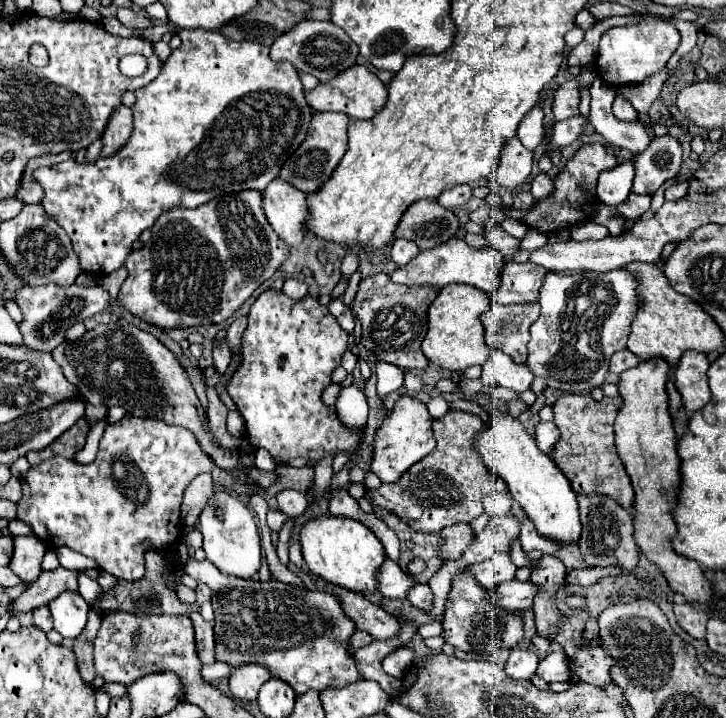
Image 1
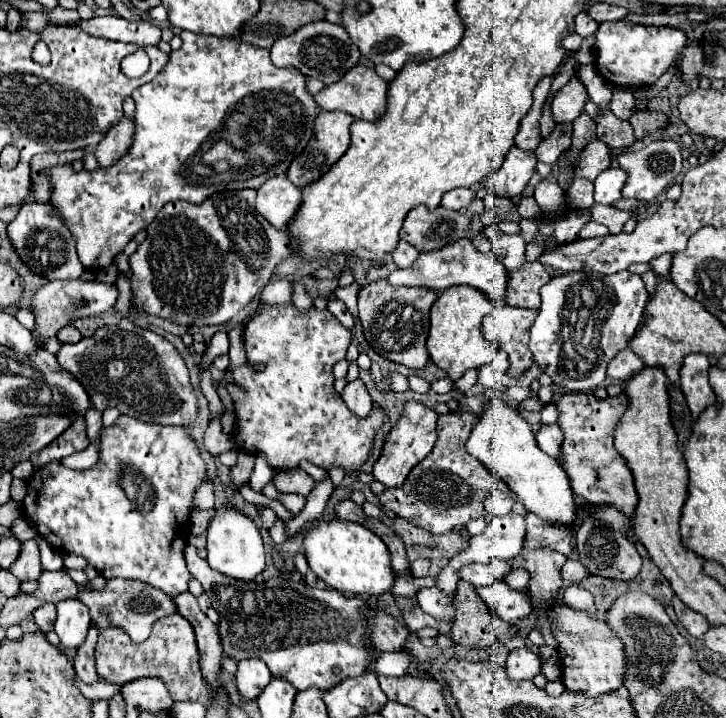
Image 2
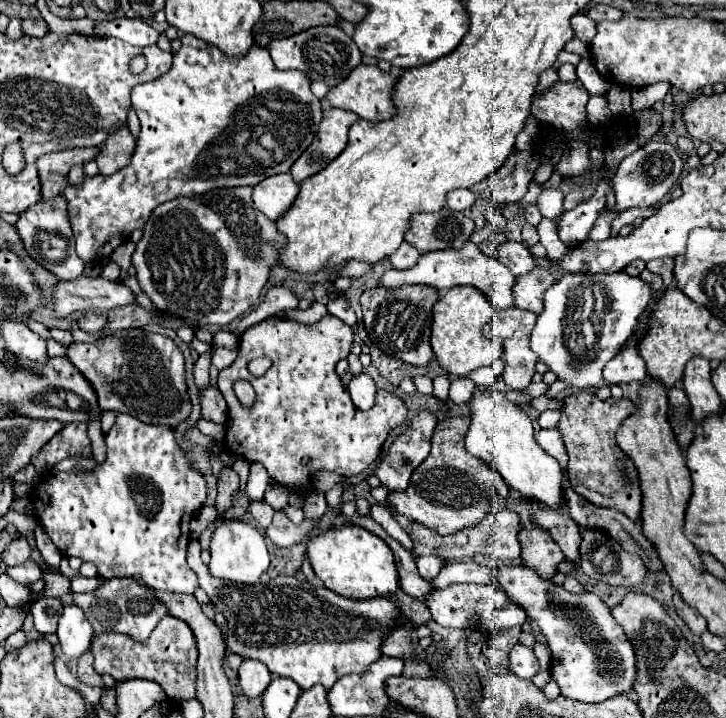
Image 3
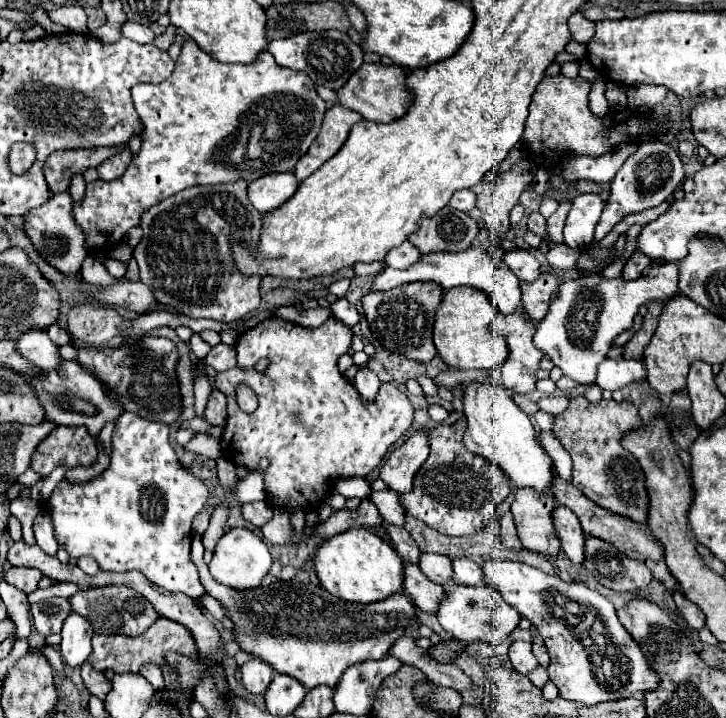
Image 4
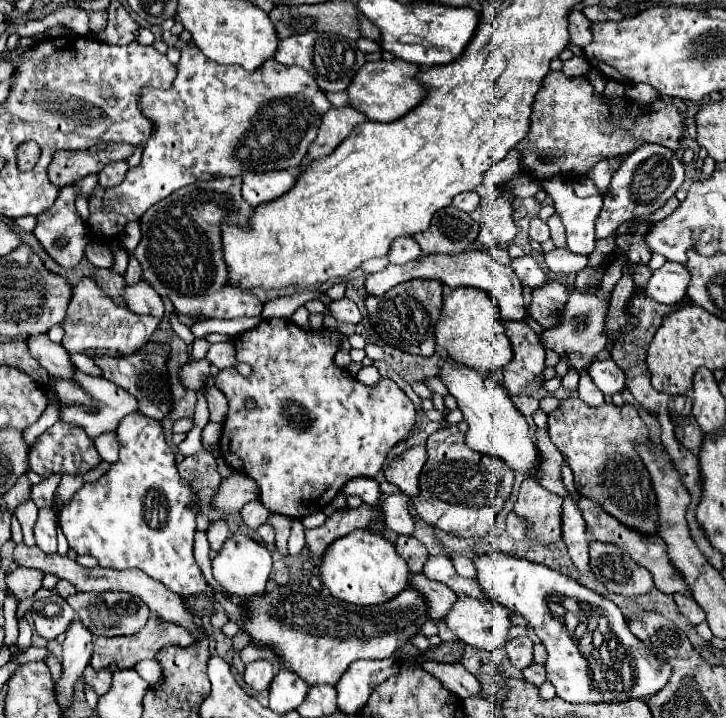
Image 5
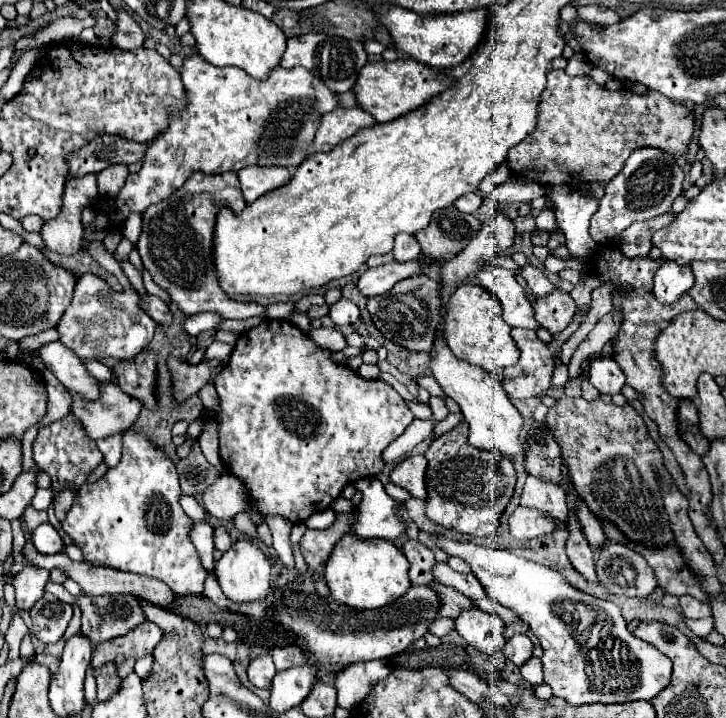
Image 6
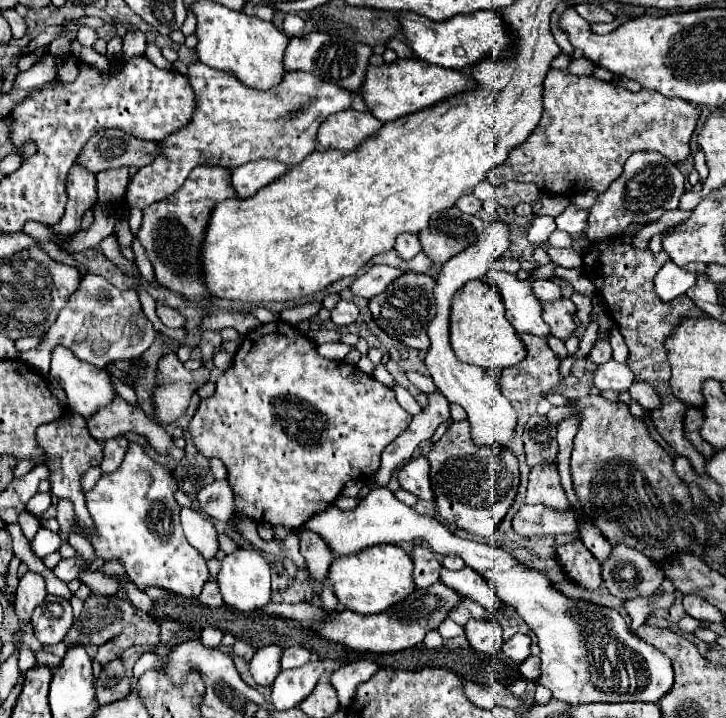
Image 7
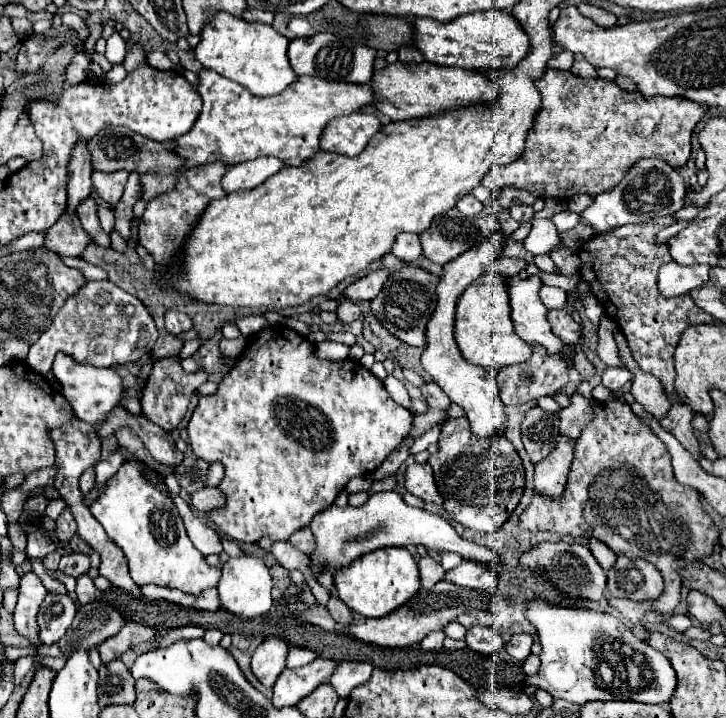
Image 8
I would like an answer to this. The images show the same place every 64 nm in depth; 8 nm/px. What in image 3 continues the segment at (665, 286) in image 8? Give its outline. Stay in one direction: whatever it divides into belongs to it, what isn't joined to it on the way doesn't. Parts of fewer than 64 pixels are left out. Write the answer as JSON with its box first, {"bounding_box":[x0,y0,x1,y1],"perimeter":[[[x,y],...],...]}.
{"bounding_box":[532,272,650,390],"perimeter":[[[626,272],[564,274],[544,292],[544,310],[536,318],[536,326],[532,330],[532,350],[548,366],[548,370],[558,376],[558,380],[564,380],[568,386],[580,390],[596,390],[602,382],[602,370],[606,362],[612,360],[616,352],[634,334],[638,318],[646,310],[648,302],[650,302],[650,286],[638,276],[634,278],[628,276]]]}

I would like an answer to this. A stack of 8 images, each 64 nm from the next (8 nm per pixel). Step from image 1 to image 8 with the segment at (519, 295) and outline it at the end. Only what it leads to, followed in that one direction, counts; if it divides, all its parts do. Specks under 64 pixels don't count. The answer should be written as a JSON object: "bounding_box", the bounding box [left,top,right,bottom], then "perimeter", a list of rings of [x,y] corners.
{"bounding_box":[546,302,580,342],"perimeter":[[[566,302],[564,308],[556,308],[556,310],[548,310],[546,318],[552,326],[552,332],[564,342],[578,342],[580,340],[580,324],[574,322],[572,318],[572,312],[574,312],[574,306],[570,302]]]}

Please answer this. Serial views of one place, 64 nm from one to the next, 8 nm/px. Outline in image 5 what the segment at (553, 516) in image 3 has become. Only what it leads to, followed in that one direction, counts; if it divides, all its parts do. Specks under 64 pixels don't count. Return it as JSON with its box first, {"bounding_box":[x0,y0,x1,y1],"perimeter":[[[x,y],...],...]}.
{"bounding_box":[562,500,588,572],"perimeter":[[[564,500],[562,504],[562,539],[568,554],[574,562],[574,566],[578,570],[588,572],[588,532],[584,528],[584,520],[582,514],[576,504],[572,504],[572,500]]]}

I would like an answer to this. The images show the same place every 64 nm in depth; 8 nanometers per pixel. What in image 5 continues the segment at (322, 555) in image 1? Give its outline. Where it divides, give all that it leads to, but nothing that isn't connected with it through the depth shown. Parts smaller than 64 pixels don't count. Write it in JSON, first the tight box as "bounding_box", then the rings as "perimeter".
{"bounding_box":[318,530,410,606],"perimeter":[[[356,530],[334,540],[326,548],[318,570],[324,588],[328,588],[334,598],[356,606],[374,606],[392,600],[392,596],[408,588],[410,576],[406,562],[398,556],[394,546],[370,530]]]}

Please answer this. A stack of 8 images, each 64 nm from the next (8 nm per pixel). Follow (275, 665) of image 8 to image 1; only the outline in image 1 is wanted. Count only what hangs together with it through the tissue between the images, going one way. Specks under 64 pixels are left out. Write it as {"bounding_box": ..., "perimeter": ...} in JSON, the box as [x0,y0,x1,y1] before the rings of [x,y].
{"bounding_box":[230,664,270,702],"perimeter":[[[244,664],[244,668],[236,668],[230,676],[230,692],[232,698],[240,700],[240,702],[254,702],[258,696],[260,686],[270,680],[268,672],[264,672],[264,668],[260,668],[260,664]]]}

